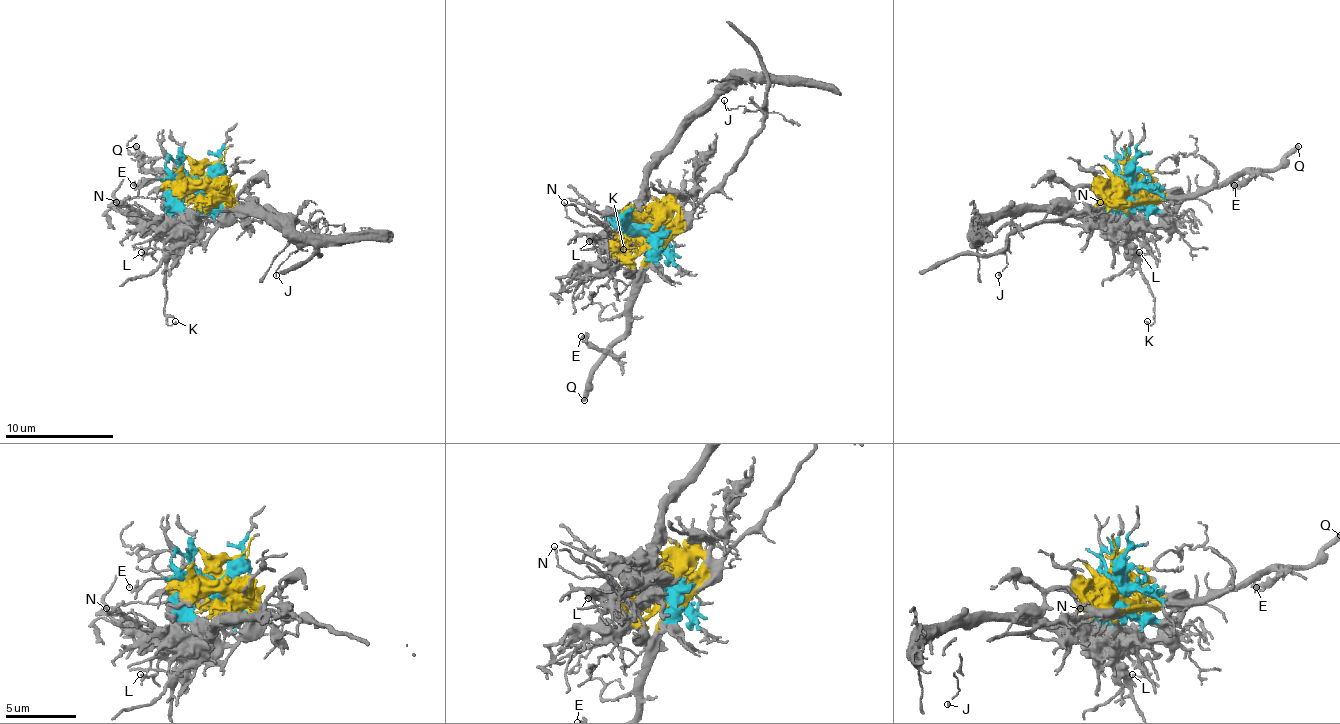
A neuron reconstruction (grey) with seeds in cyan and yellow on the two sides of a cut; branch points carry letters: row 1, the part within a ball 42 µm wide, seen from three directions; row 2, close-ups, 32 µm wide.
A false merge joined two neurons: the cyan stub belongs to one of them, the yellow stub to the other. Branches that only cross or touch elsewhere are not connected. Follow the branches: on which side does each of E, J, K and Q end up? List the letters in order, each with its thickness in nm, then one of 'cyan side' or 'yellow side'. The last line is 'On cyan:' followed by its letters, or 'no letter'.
E: 140 nm thick; yellow side
J: 90 nm thick; yellow side
K: 110 nm thick; cyan side
Q: 380 nm thick; yellow side
On cyan: K

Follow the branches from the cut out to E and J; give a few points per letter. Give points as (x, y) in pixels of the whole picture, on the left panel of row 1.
E: (203, 183), (200, 181), (184, 194), (187, 194), (168, 175), (143, 178), (133, 186)
J: (203, 183), (203, 178), (214, 181), (244, 205), (276, 210), (317, 229), (279, 265), (276, 276)

